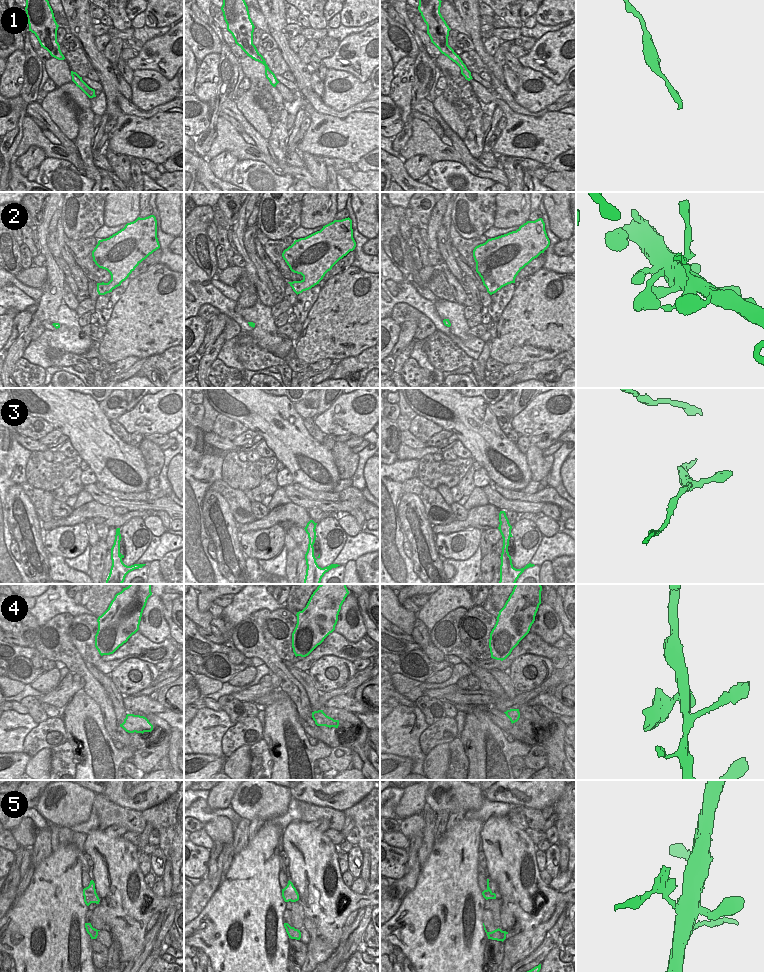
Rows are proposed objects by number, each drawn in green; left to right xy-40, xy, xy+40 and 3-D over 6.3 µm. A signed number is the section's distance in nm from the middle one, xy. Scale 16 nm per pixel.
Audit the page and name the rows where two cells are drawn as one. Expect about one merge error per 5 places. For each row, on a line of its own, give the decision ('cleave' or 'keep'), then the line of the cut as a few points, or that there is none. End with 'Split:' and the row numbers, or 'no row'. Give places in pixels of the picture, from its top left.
1: keep; cut none
2: keep; cut none
3: keep; cut none
4: keep; cut none
5: cleave; cut xy+40 (494, 930), (492, 939)
Split: 5

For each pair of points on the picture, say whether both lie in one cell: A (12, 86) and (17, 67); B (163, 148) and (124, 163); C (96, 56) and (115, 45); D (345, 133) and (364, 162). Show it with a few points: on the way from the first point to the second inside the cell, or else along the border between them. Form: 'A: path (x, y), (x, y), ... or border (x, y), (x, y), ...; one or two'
A: path (13, 81), (14, 72); one
B: border (107, 148), (115, 153), (126, 154), (129, 157); two
C: border (102, 52), (111, 64); two
D: border (369, 151), (355, 163); two

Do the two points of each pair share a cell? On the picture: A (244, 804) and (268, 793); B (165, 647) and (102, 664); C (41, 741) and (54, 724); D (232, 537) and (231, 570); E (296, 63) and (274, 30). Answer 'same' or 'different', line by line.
A: same
B: same
C: same
D: same
E: same

